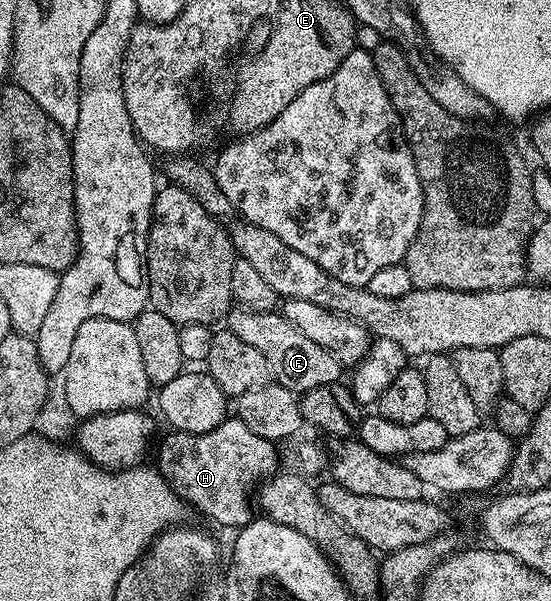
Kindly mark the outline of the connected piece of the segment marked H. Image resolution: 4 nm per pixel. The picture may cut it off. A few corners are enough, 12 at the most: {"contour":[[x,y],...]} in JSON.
{"contour":[[237,417],[175,430],[156,467],[224,527],[254,517],[250,487],[278,467],[275,442]]}

